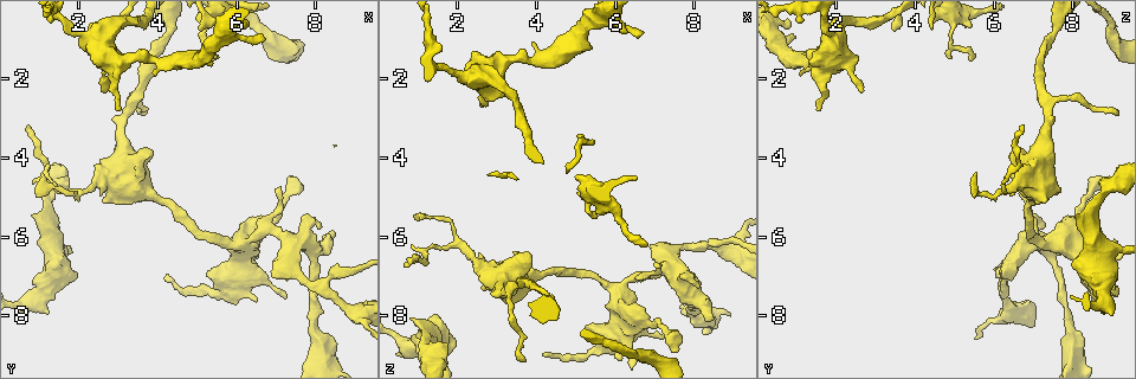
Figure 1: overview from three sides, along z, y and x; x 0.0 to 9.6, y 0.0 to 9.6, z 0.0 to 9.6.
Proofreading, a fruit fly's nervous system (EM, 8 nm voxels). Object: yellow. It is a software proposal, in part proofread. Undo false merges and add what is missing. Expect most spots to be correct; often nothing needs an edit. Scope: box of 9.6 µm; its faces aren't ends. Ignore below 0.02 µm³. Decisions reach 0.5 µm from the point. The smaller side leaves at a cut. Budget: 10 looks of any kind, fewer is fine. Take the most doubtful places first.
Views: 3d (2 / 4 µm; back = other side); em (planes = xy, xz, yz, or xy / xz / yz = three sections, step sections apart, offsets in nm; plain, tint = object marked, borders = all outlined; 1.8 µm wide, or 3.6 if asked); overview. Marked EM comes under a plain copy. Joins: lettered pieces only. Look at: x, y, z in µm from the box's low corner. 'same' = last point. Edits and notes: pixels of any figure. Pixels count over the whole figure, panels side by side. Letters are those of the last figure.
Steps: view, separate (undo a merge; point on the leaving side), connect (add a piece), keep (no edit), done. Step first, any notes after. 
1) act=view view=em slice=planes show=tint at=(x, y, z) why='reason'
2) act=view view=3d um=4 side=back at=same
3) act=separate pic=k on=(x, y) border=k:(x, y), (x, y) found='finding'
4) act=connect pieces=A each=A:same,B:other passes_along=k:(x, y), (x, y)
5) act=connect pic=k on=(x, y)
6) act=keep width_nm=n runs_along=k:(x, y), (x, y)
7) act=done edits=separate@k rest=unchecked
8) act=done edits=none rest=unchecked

act=view view=em slice=planes show=borders at=(4.15, 7.00, 9.00) why='an open end'

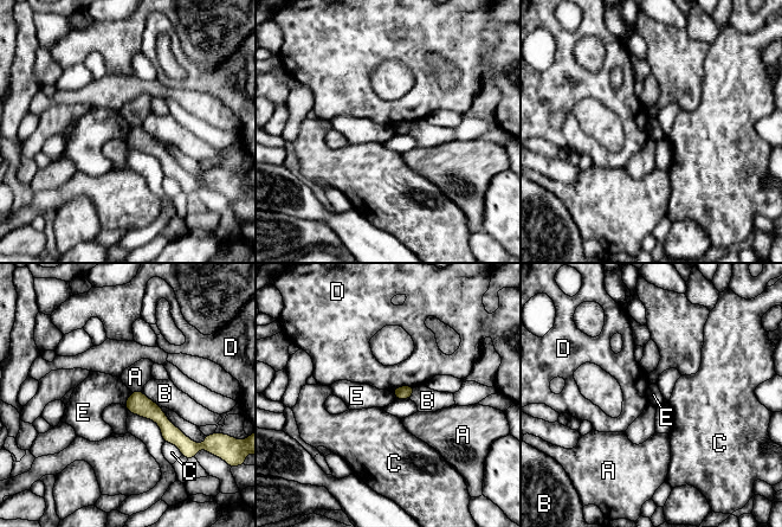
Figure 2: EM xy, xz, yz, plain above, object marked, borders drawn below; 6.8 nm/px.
act=keep each=A:other,B:other,C:other,D:other,E:other border=2:(131, 392), (124, 404) found='none of them fits'

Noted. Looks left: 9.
act=view view=em slice=planes show=borders at=(6.05, 6.15, 7.35) why='sudden change in width'

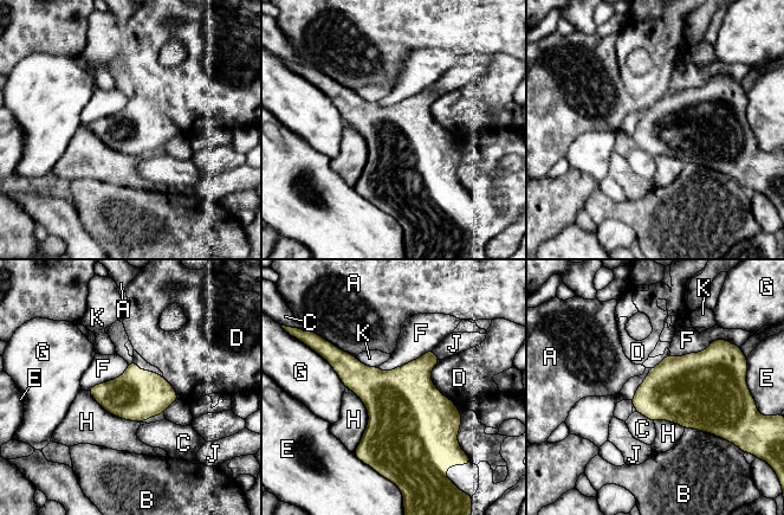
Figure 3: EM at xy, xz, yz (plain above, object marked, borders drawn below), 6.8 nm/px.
act=keep each=A:other,B:other,C:other,D:other,E:other,F:other,G:other,H:other,J:other,K:other found='continuous, no second neuron'

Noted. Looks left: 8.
act=view view=3d um=2 at=(0.80, 5.45, 8.10) why='thick end'

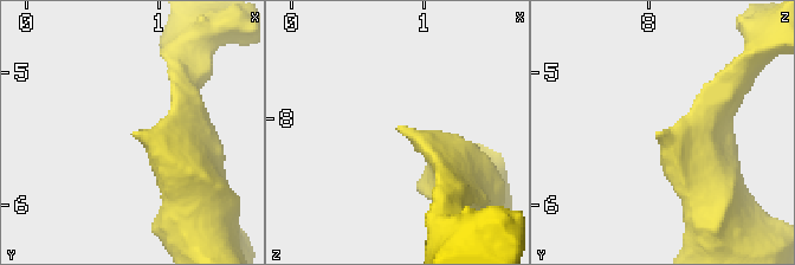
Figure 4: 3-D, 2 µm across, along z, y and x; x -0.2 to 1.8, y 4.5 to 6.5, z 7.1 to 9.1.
act=view view=em slice=planes show=borders at=(0.82, 5.46, 8.06)

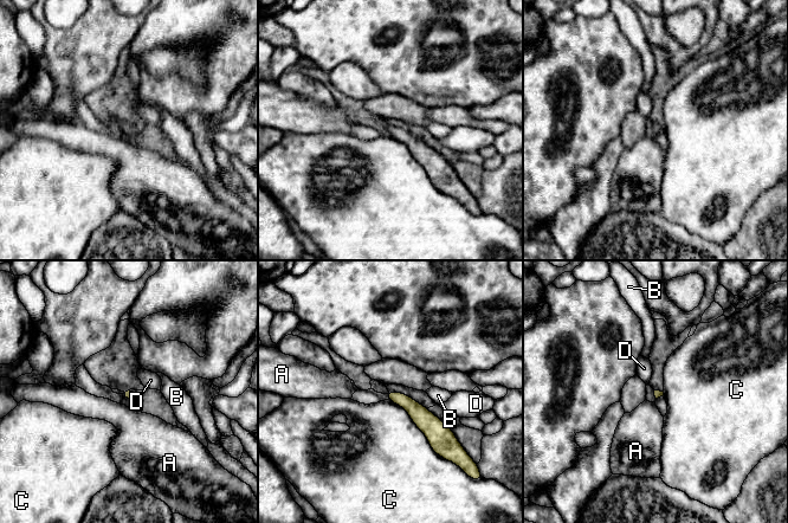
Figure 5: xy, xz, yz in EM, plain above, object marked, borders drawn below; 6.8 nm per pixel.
act=keep longest_contact=C:550nm each=A:other,B:other,C:other,D:other found='no lettered piece goes on from it'

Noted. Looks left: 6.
act=view view=em slice=planes show=borders at=(2.80, 1.55, 1.80) why='four-way junction'

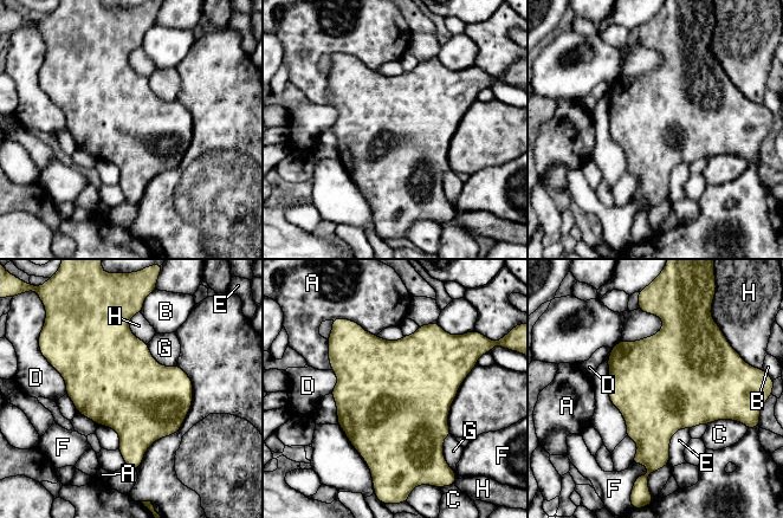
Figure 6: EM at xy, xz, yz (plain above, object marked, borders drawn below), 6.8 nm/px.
act=keep width_nm=600 each=A:other,B:other,C:other,D:other,E:other,F:other,G:other,H:other border=6:(688, 428), (672, 435), (667, 464) found='continuous, no second neuron'

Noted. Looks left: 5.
act=done edits=none rest=unchecked

